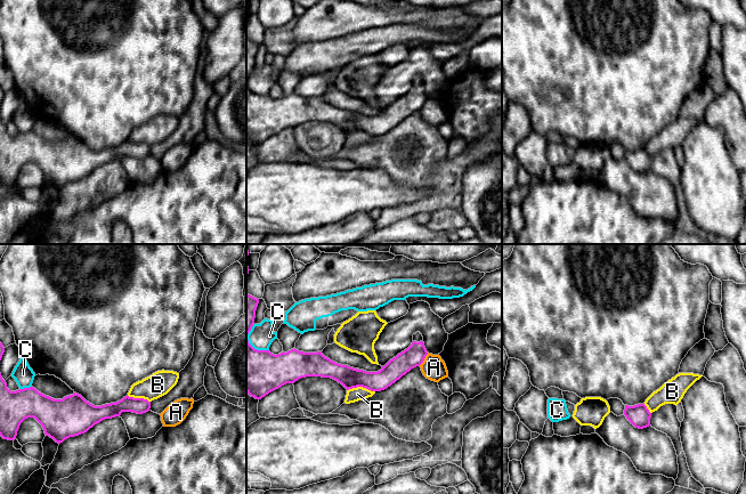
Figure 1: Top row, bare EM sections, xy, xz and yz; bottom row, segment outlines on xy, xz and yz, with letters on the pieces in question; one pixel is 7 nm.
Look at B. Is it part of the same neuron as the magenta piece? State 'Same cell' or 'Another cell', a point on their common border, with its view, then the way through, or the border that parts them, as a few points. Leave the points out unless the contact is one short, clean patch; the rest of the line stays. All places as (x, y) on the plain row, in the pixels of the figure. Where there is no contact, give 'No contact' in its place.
Another cell. Touches magenta at xz (361, 130)

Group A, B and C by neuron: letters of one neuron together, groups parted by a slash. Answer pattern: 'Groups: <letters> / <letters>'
Groups: A / B / C

